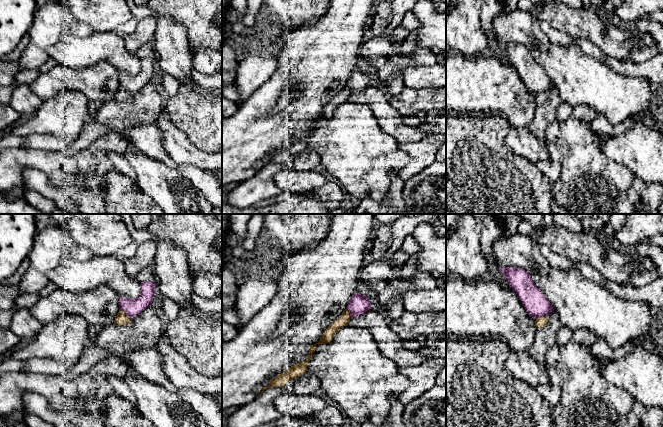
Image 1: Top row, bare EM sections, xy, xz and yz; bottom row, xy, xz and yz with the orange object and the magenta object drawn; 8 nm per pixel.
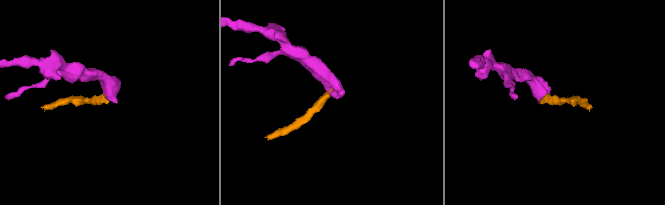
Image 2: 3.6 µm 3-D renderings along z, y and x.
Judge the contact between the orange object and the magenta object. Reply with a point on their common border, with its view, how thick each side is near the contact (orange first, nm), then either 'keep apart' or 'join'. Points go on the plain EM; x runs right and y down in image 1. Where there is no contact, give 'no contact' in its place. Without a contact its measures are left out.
contact yz (540, 93); calibres 90 and 190 nm; keep apart

